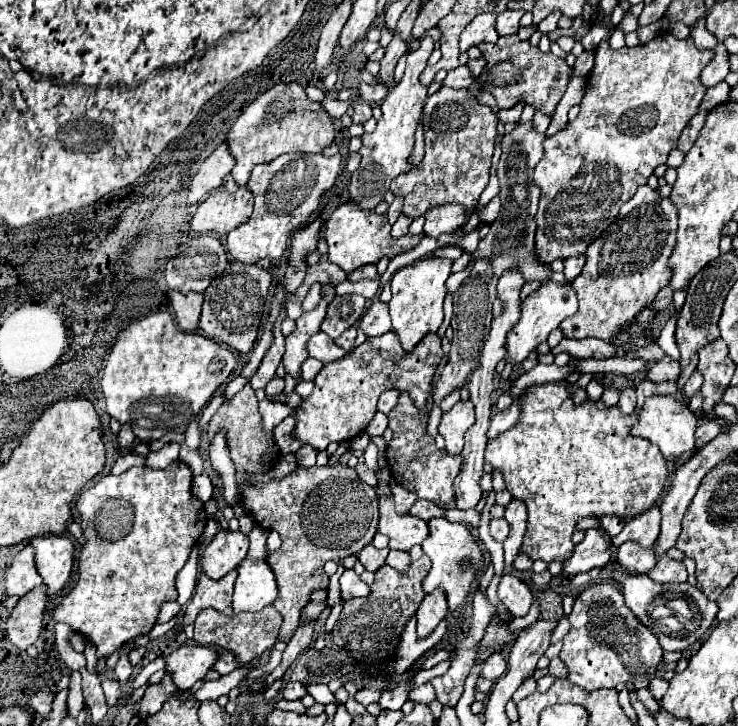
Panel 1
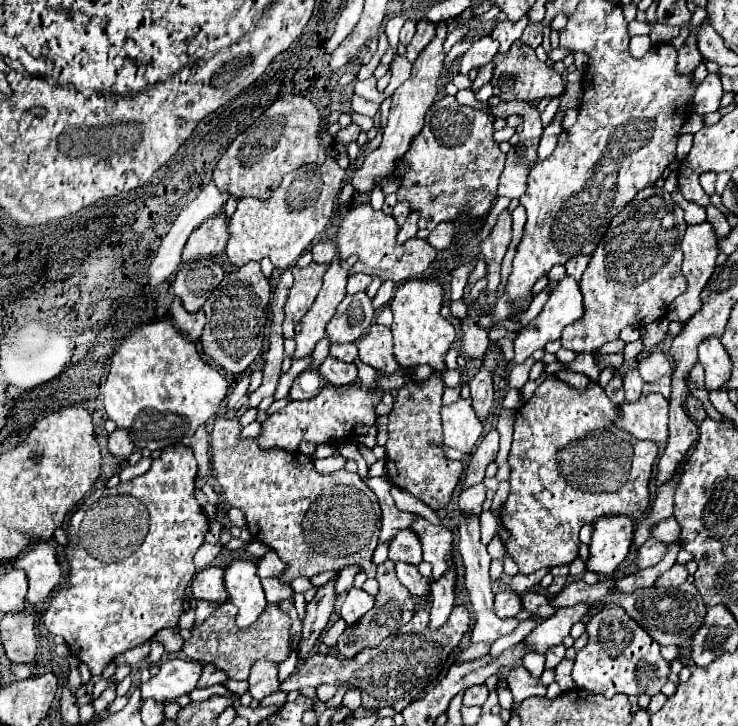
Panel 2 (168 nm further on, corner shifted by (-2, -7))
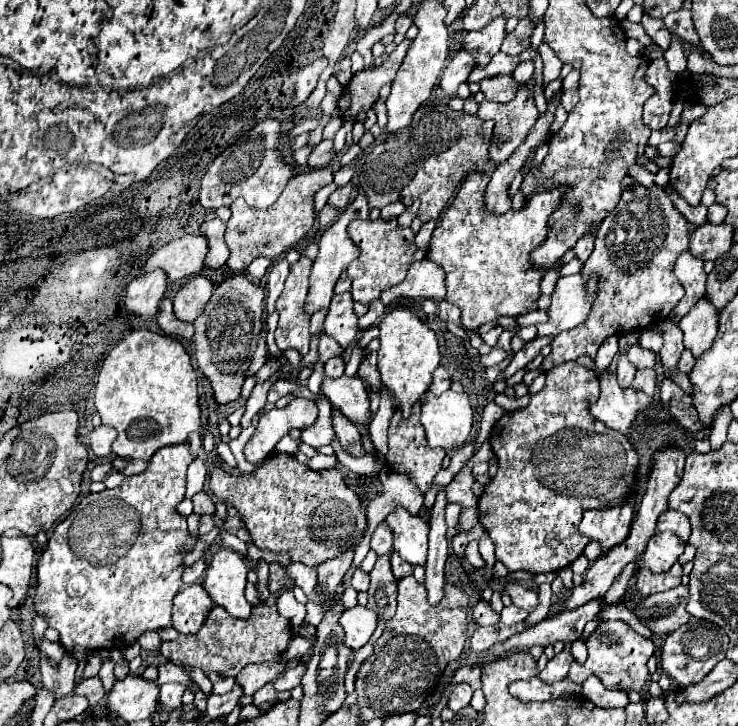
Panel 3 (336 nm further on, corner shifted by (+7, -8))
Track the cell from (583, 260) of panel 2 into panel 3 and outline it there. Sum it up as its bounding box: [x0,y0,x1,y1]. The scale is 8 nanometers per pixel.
[574,234,594,262]

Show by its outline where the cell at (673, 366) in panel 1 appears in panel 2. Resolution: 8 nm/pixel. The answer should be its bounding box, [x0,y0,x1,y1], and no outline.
[639,351,671,381]

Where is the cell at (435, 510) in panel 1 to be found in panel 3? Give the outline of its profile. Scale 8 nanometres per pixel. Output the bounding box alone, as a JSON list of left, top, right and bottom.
[372,522,392,556]

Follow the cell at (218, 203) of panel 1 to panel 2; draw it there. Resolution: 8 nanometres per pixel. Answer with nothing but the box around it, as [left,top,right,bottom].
[183,215,229,261]

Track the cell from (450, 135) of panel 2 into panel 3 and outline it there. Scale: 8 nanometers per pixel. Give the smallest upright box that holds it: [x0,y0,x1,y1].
[358,104,492,224]

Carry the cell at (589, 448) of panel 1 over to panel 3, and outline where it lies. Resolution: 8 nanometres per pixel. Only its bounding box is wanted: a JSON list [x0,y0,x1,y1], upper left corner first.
[478,362,640,572]

